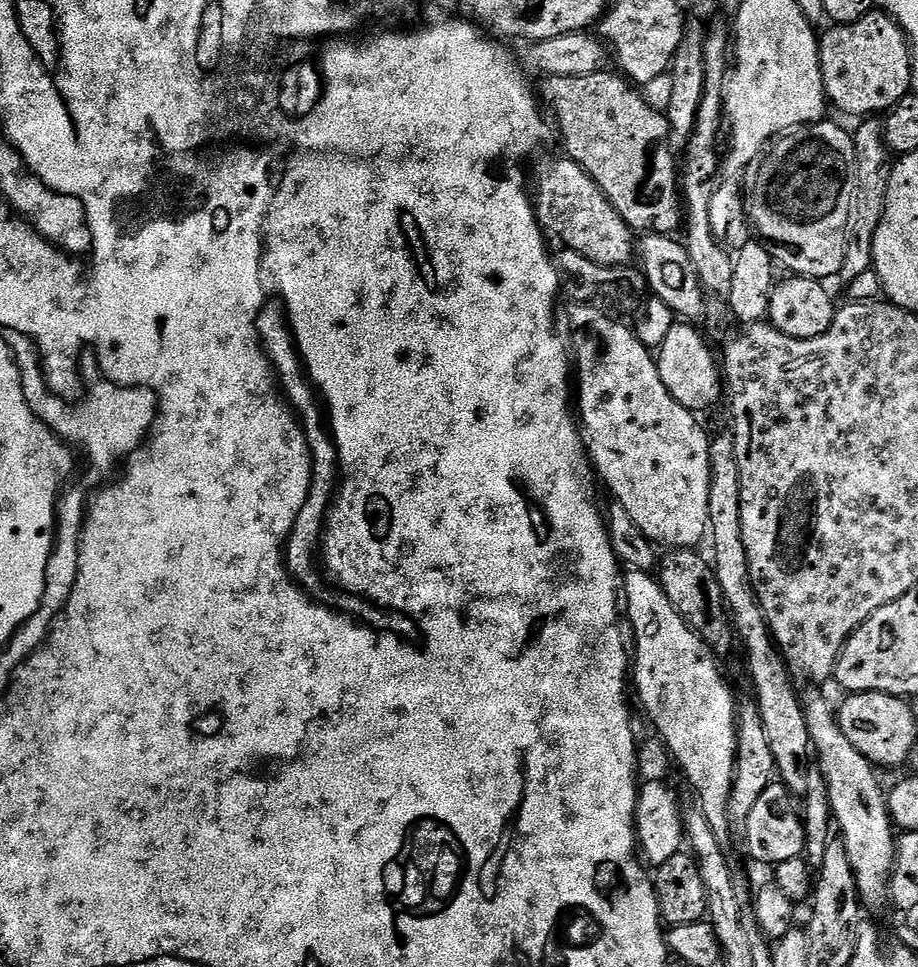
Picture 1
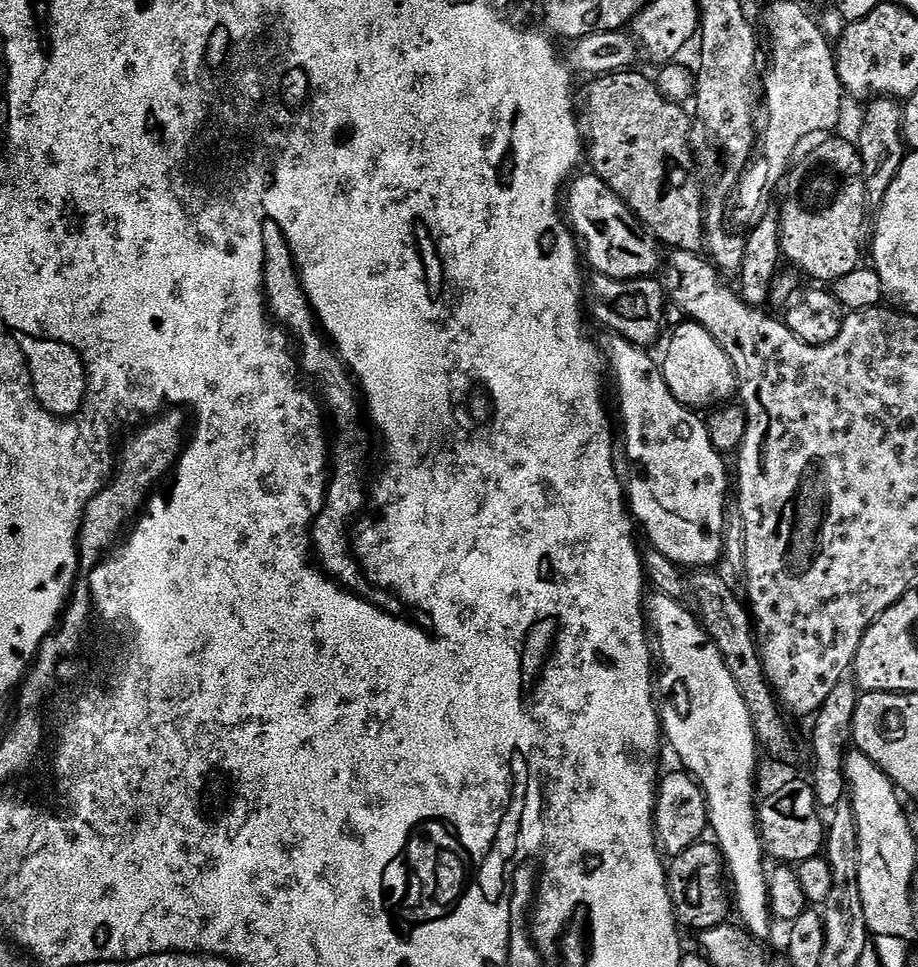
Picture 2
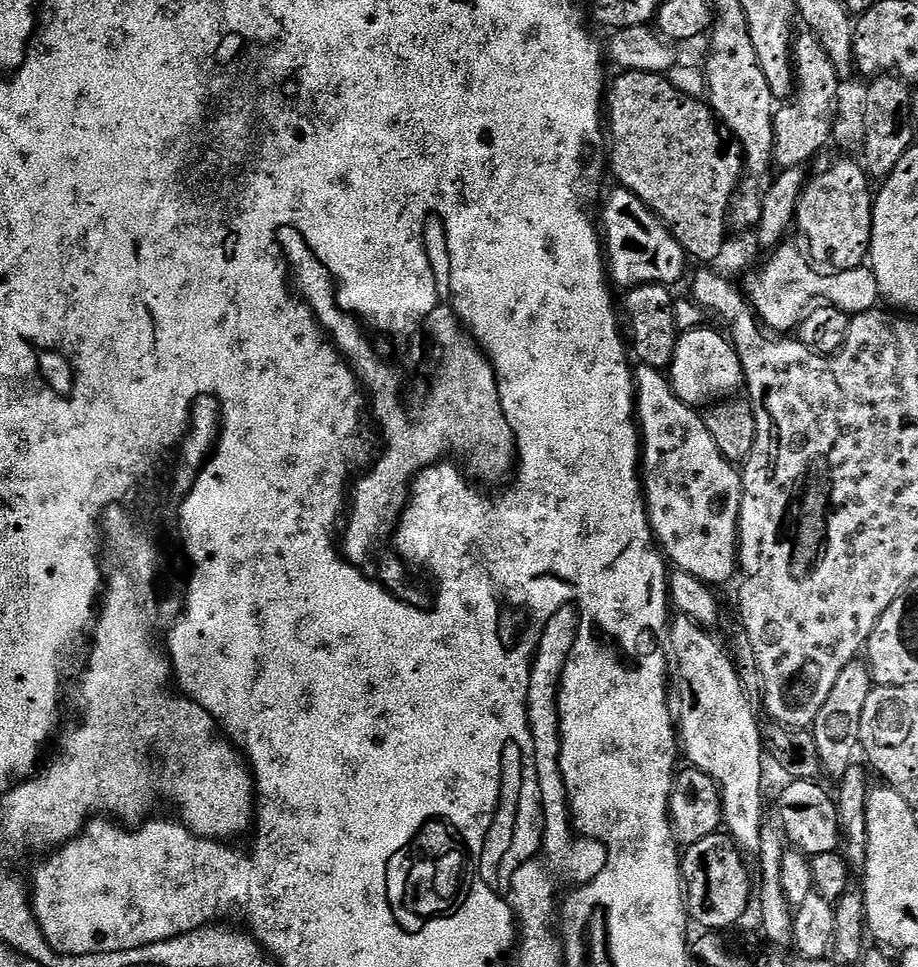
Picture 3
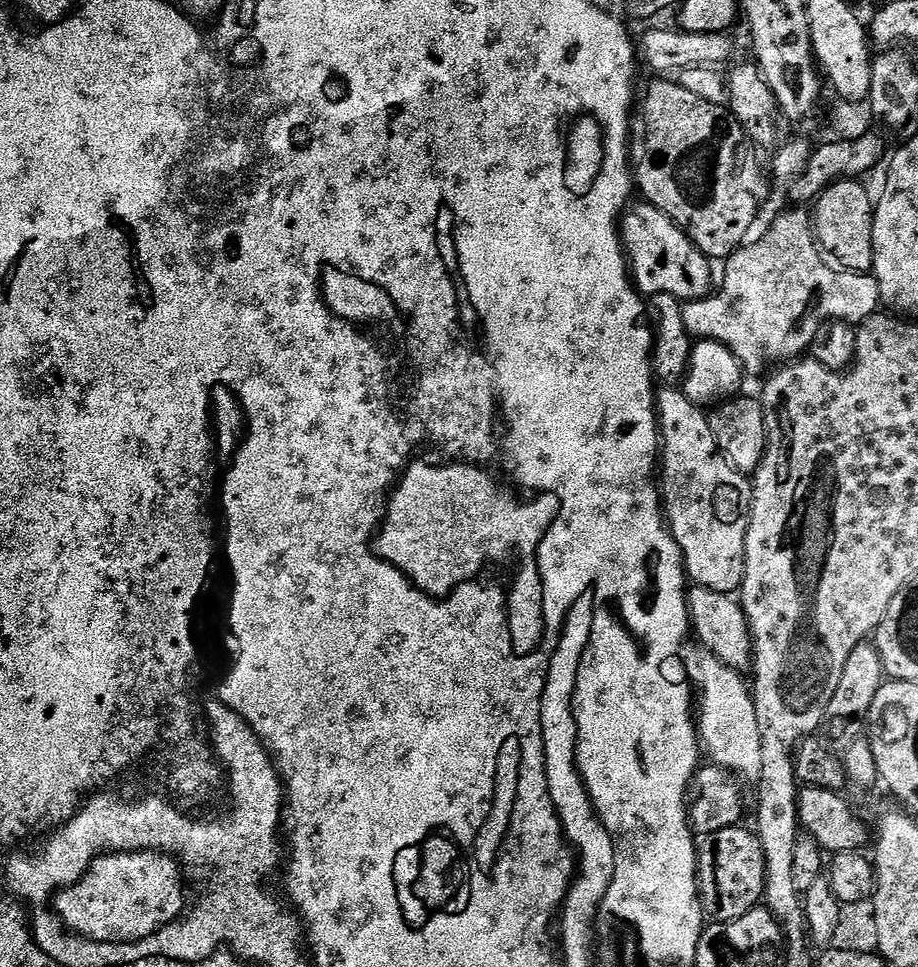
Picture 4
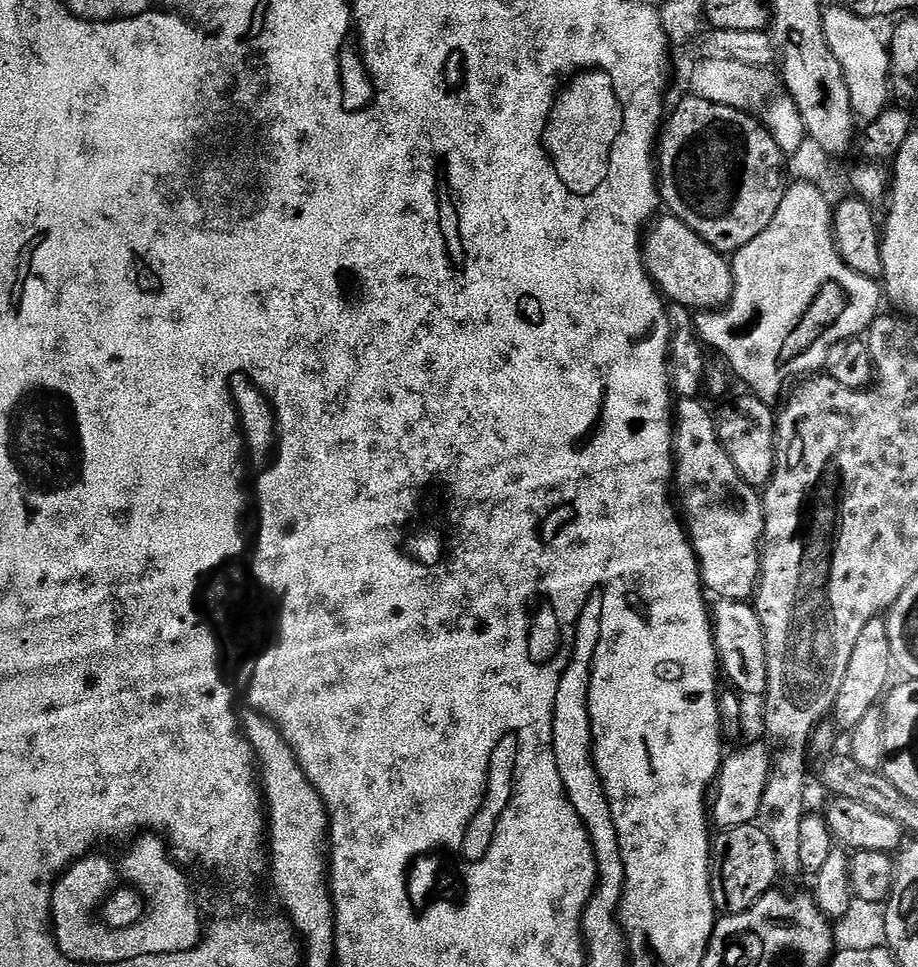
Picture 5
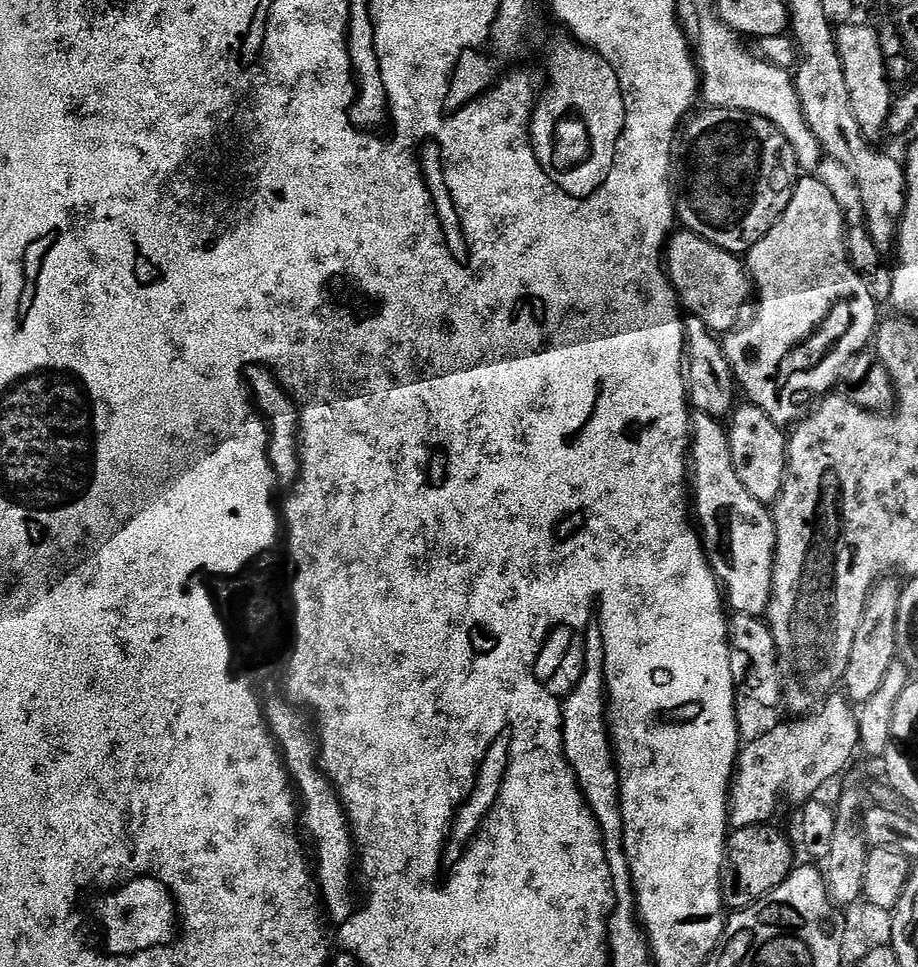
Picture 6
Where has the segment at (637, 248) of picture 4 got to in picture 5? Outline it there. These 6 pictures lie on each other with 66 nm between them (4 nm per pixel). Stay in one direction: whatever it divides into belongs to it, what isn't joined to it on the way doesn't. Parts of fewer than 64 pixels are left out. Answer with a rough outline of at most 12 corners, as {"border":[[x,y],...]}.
{"border":[[671,214],[643,246],[665,301],[720,310],[731,263]]}

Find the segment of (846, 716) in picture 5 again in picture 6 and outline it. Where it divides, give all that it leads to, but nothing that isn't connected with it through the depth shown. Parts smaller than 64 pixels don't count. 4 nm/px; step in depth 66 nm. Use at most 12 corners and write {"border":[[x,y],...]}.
{"border":[[901,581],[872,589],[843,691],[862,706],[897,663]]}

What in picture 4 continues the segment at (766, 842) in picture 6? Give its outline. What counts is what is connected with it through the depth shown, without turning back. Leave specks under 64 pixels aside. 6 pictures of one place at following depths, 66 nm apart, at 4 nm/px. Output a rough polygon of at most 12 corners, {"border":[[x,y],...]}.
{"border":[[751,827],[701,836],[705,917],[742,918],[765,899],[766,854]]}

